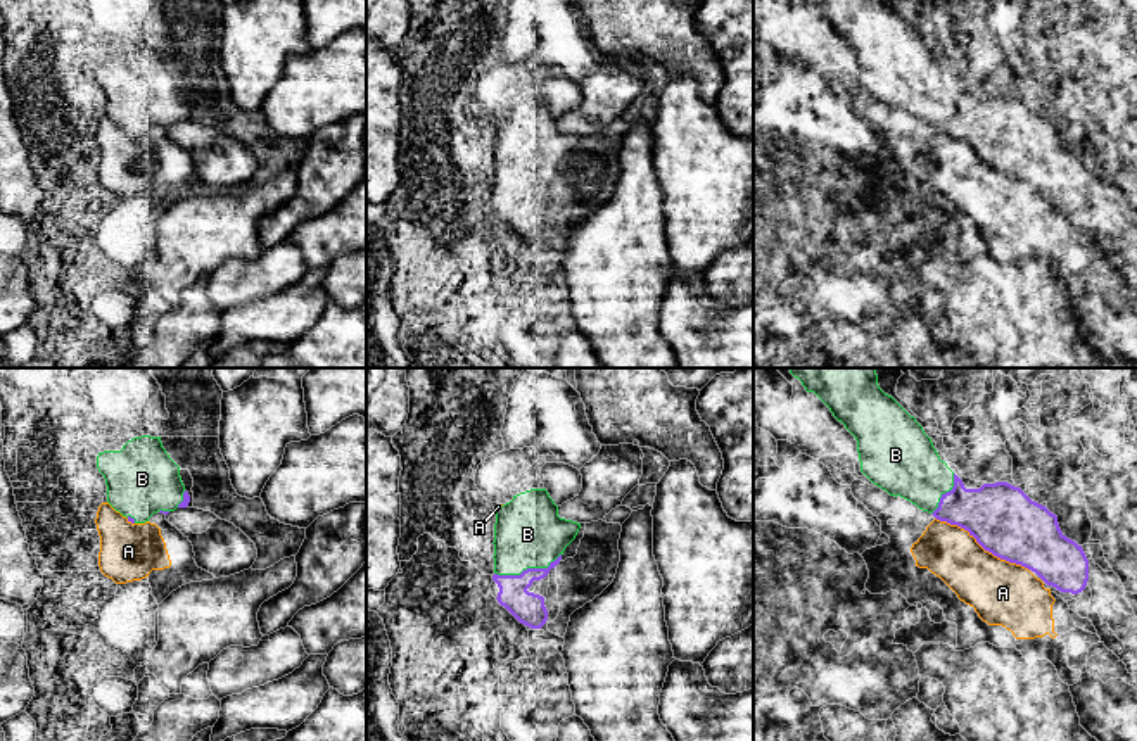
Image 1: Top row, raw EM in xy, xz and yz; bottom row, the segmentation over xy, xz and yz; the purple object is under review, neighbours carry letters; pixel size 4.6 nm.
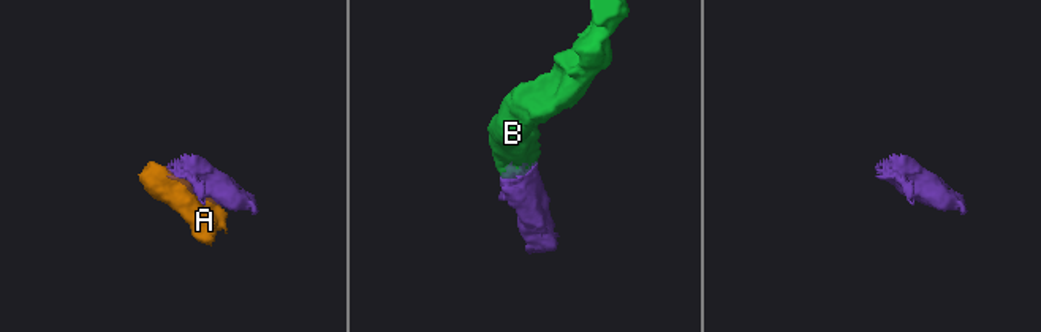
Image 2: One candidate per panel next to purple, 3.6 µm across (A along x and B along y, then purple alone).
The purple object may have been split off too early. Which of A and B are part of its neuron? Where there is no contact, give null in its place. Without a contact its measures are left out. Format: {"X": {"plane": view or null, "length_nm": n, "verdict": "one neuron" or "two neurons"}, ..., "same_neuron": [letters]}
{"A": {"plane": "yz", "length_nm": 500, "verdict": "two neurons"}, "B": {"plane": "xz", "length_nm": 320, "verdict": "one neuron"}, "same_neuron": ["B"]}

